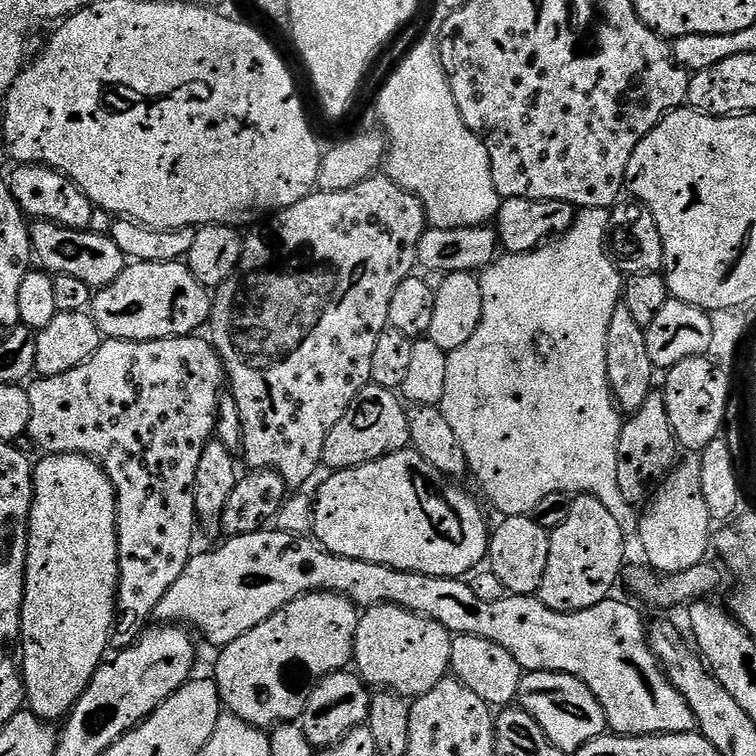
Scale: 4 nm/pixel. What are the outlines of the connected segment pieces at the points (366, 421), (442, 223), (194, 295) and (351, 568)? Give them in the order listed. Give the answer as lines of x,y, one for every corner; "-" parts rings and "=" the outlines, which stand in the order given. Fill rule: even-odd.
370,382
356,395
354,402
350,402
338,426
330,430
324,447
323,467
328,470
353,468
405,451
410,444
408,413
409,409
395,391
=
424,40
396,69
384,84
376,100
379,127
386,137
386,175
402,190
419,198
425,221
433,228
478,228
495,221
501,196
494,190
494,174
490,170
490,154
484,141
462,122
454,94
440,65
435,43
=
171,260
165,264
162,262
132,262
124,267
122,272
118,274
118,278
114,278
114,282
110,282
93,295
90,305
90,315
100,327
101,333
109,340
165,340
166,338
174,338
175,336
190,336
199,333
201,331
199,328
203,324
205,327
211,321
213,299
213,293
205,288
202,282
198,282
198,278
194,278
194,274
188,269
187,263
175,260
=
261,530
230,536
223,542
225,544
213,552
197,551
193,555
186,570
178,574
178,582
174,582
174,586
162,594
162,602
158,602
156,607
157,621
168,626
187,626
197,633
200,631
213,644
213,649
219,650
234,642
234,638
246,634
246,630
254,630
258,622
266,622
266,618
306,592
334,592
337,596
345,596
361,609
373,608
375,604
396,604
411,612
419,612
453,634
486,638
502,646
502,650
507,650
525,673
561,672
578,678
588,687
590,694
598,698
604,711
605,725
615,735
665,736
689,731
690,713
686,698
674,690
664,676
660,663
649,650
646,620
640,617
635,603
623,604
617,598
609,598
581,612
555,612
536,596
505,594
498,602
482,602
482,598
477,598
463,579
399,572
381,564
342,558
324,551
315,539
304,534

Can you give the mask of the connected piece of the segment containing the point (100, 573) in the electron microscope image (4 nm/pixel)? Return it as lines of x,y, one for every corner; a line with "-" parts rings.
78,454
45,455
36,460
32,474
32,509
28,515
28,553
24,571
24,597
22,598
22,626
18,647
24,651
22,675
27,711
33,712
40,720
60,722
71,712
78,698
90,686
94,674
105,663
110,652
110,641
116,623
116,595
120,589
120,555
118,554
118,530
116,529
116,491
110,478
96,461
89,456

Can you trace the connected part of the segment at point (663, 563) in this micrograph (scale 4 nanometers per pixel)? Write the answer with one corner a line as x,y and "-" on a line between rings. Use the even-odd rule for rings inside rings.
685,451
672,471
660,481
643,509
638,541
644,547
647,563
657,573
685,572
701,563
707,557
704,555
710,552
714,521
706,510
706,498
702,498
700,478
700,452

